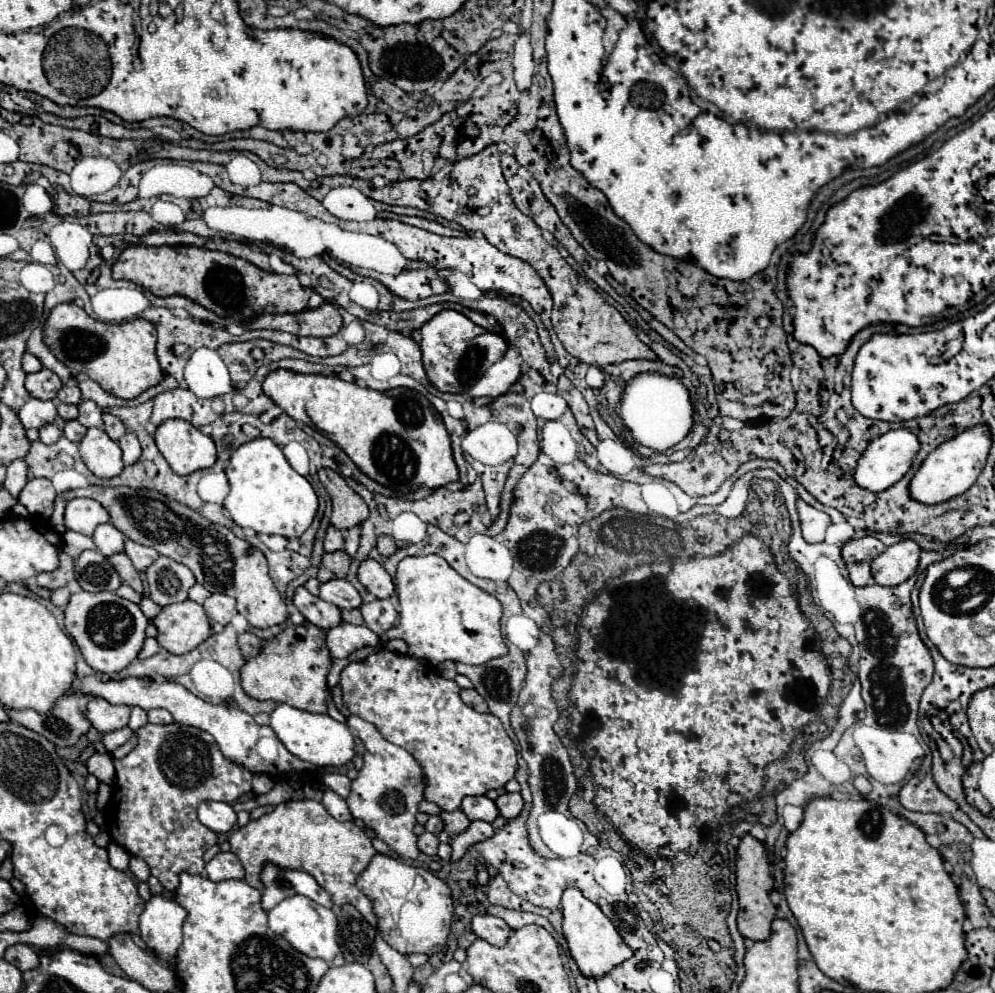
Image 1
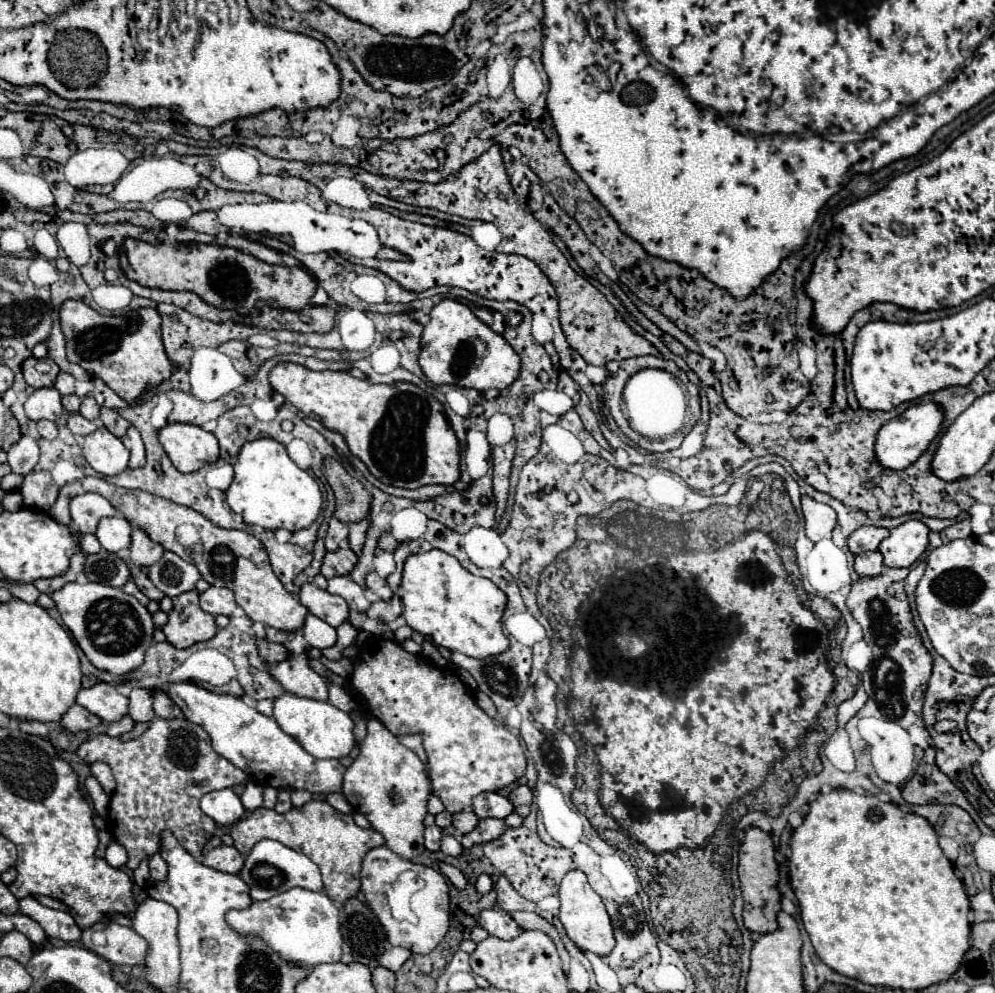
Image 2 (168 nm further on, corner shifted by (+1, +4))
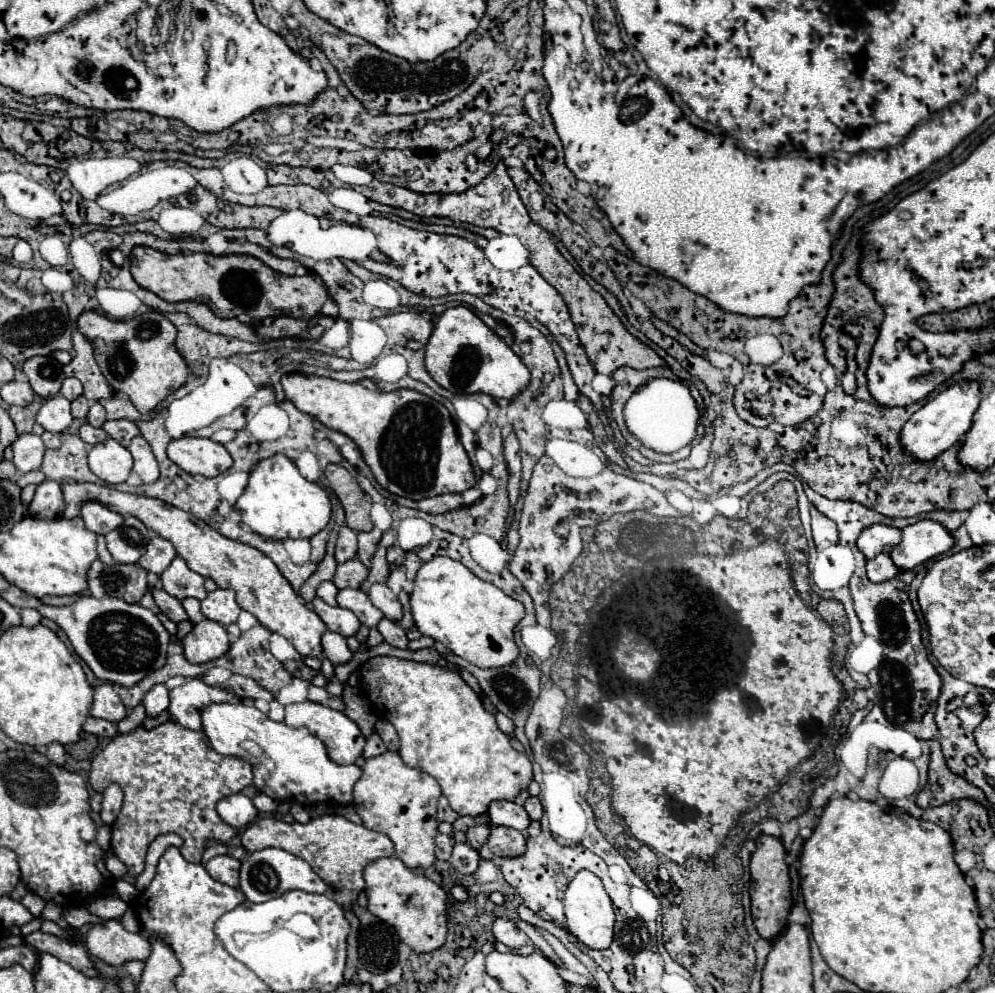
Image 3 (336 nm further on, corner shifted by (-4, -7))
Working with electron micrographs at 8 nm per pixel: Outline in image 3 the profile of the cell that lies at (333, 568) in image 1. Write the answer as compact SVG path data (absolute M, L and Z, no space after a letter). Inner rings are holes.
M348 560L344 564L338 564L336 576L334 576L334 584L342 590L342 588L360 588L360 584L366 580L368 576L368 568L358 560Z

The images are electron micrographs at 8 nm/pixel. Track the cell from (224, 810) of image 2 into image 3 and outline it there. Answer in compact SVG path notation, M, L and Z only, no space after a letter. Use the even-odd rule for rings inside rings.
M232 794L228 798L222 798L218 802L216 810L226 824L240 828L240 830L250 826L258 818L258 810L256 810L254 802L244 794Z

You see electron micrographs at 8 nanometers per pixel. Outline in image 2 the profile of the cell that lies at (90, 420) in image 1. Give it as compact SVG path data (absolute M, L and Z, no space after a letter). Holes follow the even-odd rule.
M85 397L83 403L81 403L79 413L81 413L85 419L89 419L89 421L97 421L97 419L99 419L99 405L97 405L97 401L95 401L93 397Z

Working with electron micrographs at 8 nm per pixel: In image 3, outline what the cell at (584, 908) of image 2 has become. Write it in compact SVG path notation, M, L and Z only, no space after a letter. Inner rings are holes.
M580 870L568 884L564 892L564 914L568 932L576 936L582 944L594 950L604 950L610 946L614 934L614 906L608 892L602 886L602 880L594 872Z

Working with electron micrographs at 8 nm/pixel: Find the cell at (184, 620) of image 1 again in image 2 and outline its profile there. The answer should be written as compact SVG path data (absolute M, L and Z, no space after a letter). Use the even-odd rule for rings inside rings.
M187 591L173 599L173 609L167 613L163 633L173 647L187 649L199 641L211 639L217 633L217 625L213 615L199 607L197 591Z

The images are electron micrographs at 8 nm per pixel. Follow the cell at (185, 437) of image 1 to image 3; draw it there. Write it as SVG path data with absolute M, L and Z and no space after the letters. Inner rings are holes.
M190 436L172 440L168 444L168 458L188 474L192 476L202 474L208 478L226 472L234 462L222 444L210 438L190 438Z

